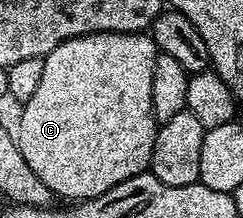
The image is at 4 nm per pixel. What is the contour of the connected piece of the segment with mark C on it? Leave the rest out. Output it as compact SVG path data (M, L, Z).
M105 31L64 41L44 57L44 73L40 77L40 85L37 86L36 93L32 93L32 97L28 97L28 101L22 104L23 116L20 117L20 133L17 140L20 153L24 153L24 161L28 161L28 169L32 169L32 173L36 173L36 177L40 177L40 181L44 181L44 185L48 185L48 189L53 191L59 200L95 199L108 193L108 189L120 185L120 181L128 181L128 177L136 177L149 168L156 133L160 126L152 109L152 69L156 65L159 53L158 46L149 34Z

